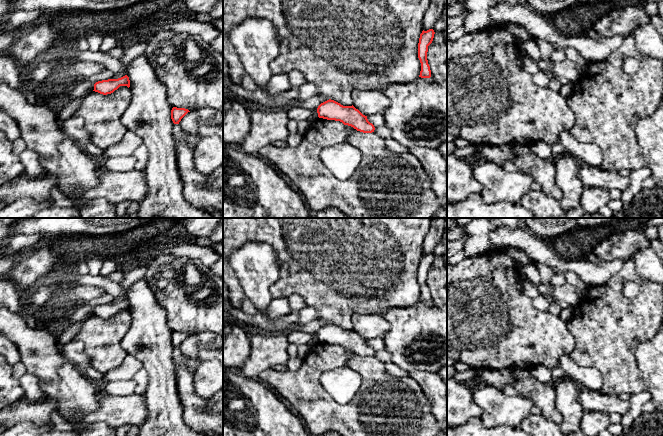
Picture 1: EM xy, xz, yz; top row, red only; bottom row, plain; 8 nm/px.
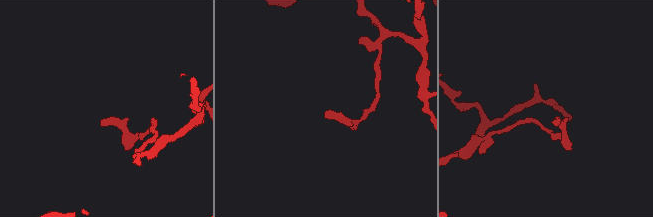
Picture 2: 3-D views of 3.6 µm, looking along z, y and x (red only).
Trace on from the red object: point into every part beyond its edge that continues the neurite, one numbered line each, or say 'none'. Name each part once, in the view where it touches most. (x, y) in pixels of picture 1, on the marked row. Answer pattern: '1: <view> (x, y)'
none

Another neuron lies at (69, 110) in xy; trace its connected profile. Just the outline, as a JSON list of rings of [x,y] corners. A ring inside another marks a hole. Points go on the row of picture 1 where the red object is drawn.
[[[93,90],[87,92],[85,95],[83,95],[80,98],[76,98],[72,100],[68,105],[66,105],[57,116],[58,123],[61,125],[64,121],[66,121],[68,118],[74,115],[75,111],[80,107],[81,102],[83,98],[88,95]]]

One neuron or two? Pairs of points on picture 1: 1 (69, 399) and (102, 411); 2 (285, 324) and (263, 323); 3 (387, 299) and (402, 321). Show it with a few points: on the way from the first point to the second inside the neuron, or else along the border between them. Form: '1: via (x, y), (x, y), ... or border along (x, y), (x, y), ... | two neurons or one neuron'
1: border along (97, 391), (96, 407), (93, 410), (72, 413) | two neurons
2: via (280, 324), (268, 324) | one neuron
3: border along (415, 302), (407, 306), (389, 307), (382, 314) | two neurons

